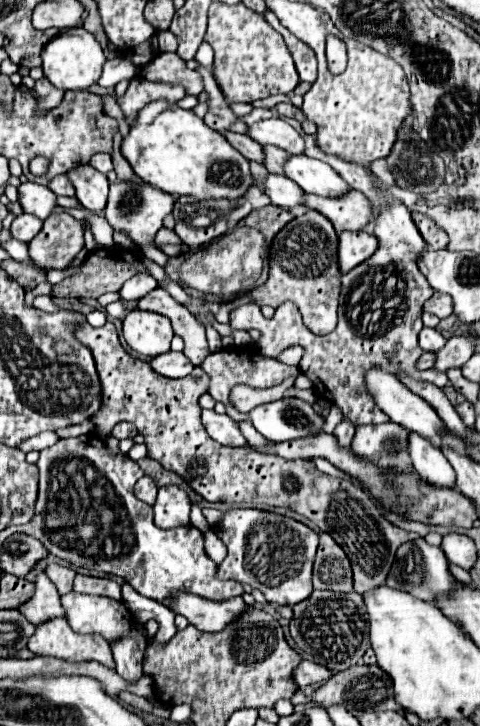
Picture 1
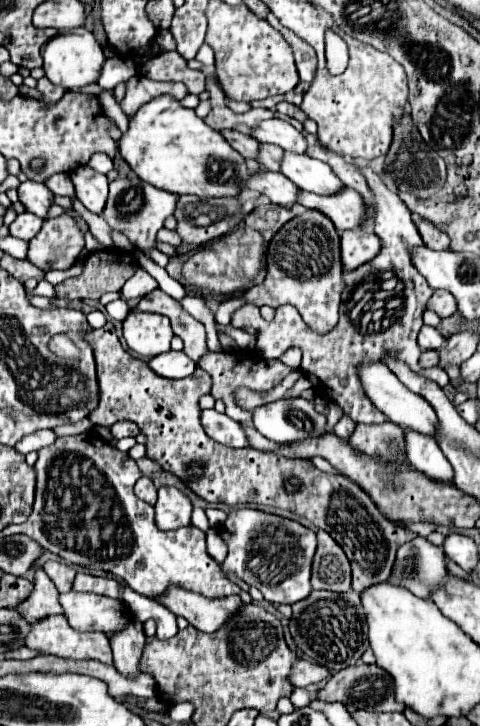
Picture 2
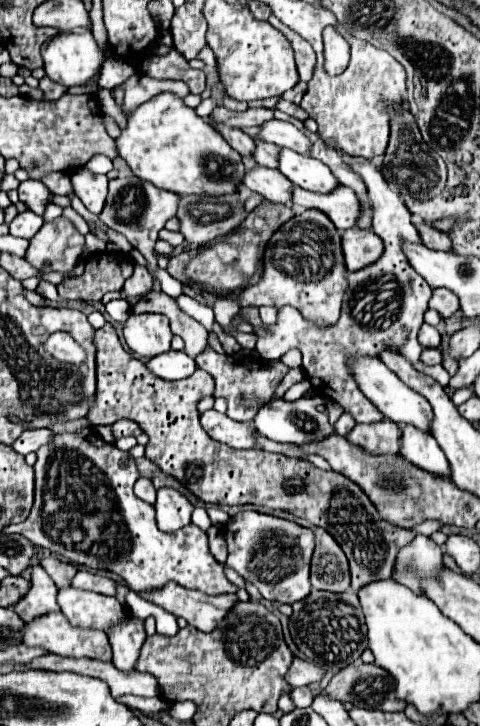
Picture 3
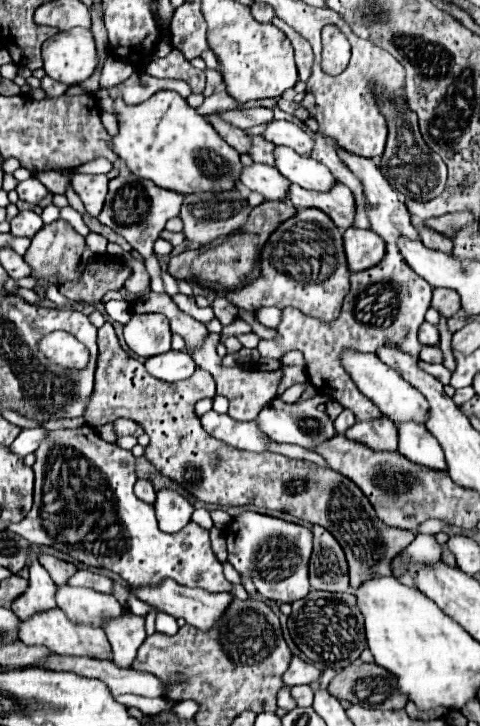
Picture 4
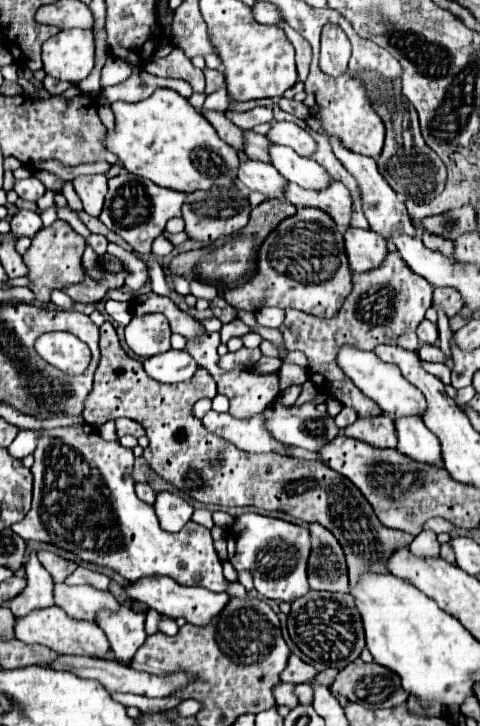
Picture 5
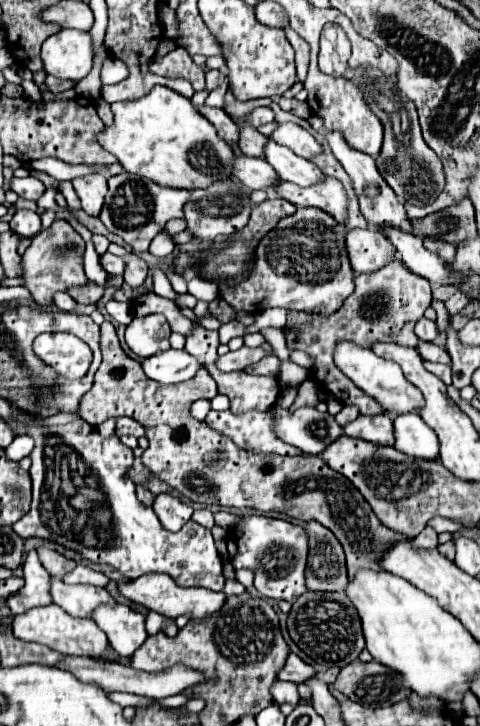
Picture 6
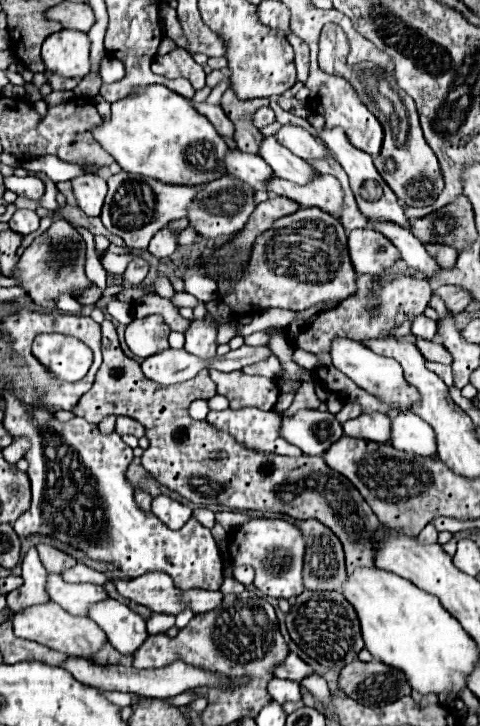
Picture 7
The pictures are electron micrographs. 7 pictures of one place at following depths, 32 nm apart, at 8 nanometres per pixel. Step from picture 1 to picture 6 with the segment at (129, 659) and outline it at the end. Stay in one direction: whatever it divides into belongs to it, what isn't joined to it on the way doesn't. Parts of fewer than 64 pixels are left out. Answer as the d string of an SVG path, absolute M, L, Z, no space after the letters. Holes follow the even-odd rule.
M100 604L92 612L92 620L106 632L110 646L120 656L132 656L146 640L144 616L124 604Z

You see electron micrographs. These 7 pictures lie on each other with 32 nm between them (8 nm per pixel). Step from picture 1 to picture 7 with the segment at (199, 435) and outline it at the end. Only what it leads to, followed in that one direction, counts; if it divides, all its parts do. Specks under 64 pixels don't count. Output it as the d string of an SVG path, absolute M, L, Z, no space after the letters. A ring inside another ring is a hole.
M110 320L102 322L102 354L104 362L96 374L94 386L82 400L78 400L76 408L72 410L74 416L86 418L88 422L100 422L106 416L130 416L138 420L146 428L146 438L150 440L150 446L142 454L142 466L154 480L158 480L162 486L166 486L172 492L178 492L180 496L188 498L190 502L198 504L222 504L236 510L258 510L258 512L282 512L298 520L316 518L340 538L346 552L346 570L352 572L358 566L374 566L374 532L378 528L378 518L370 510L370 506L364 502L360 492L346 480L342 474L334 472L326 466L326 462L320 456L270 456L270 452L250 452L250 448L242 448L230 436L228 432L222 432L208 422L198 422L188 416L188 406L198 398L208 398L216 394L216 384L210 380L208 372L202 370L196 378L186 380L182 384L162 386L154 384L152 380L146 380L146 376L140 370L140 364L126 358L120 344L116 328Z

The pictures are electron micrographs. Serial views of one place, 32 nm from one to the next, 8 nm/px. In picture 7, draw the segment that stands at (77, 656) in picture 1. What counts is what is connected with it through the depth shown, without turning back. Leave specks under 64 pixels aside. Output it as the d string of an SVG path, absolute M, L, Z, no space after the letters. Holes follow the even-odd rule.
M56 602L36 604L30 608L24 608L22 612L14 612L12 622L14 622L16 636L26 638L26 640L34 640L38 644L44 644L44 646L58 650L58 652L64 652L68 656L86 658L86 656L98 652L106 640L106 634L102 632L102 628L98 628L98 624L94 624L94 620L90 620L88 616L72 616Z

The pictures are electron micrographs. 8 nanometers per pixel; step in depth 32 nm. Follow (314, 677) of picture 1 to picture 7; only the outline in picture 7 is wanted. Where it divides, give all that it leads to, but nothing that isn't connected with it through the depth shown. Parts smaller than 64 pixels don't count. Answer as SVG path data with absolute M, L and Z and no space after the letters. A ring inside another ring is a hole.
M288 654L286 660L282 664L278 664L278 668L274 668L274 676L276 678L282 678L282 680L294 680L294 682L300 682L302 678L306 678L308 674L312 674L314 670L302 660L298 658L296 654Z

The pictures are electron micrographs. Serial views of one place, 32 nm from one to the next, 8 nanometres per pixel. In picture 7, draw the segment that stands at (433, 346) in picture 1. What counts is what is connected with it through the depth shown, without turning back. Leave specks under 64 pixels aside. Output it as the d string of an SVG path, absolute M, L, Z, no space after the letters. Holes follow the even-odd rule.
M420 314L418 318L412 320L412 334L416 338L424 338L424 340L432 340L436 336L436 320L426 318L424 314Z

